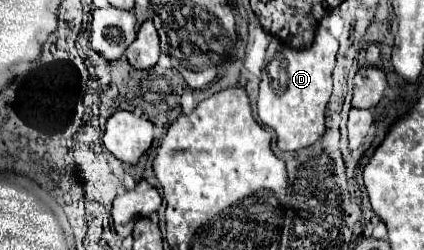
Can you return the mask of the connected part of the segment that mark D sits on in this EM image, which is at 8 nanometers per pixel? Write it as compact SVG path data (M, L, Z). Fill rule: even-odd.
M319 29L309 49L291 49L277 37L271 39L261 73L257 115L277 133L277 147L281 151L297 151L313 145L325 131L325 105L331 97L331 73L335 67L339 41Z

